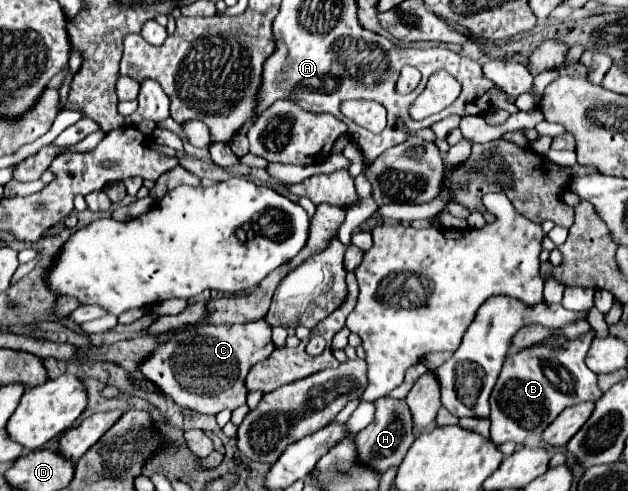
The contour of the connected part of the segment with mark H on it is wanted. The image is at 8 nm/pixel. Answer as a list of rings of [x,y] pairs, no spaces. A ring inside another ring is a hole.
[[[383,396],[383,398],[377,398],[373,404],[377,408],[375,420],[363,432],[359,432],[359,438],[355,440],[355,444],[357,444],[359,456],[363,458],[363,462],[367,462],[369,466],[375,466],[375,470],[379,472],[387,472],[389,468],[397,468],[401,464],[405,452],[415,440],[413,418],[411,418],[411,410],[405,400]]]

